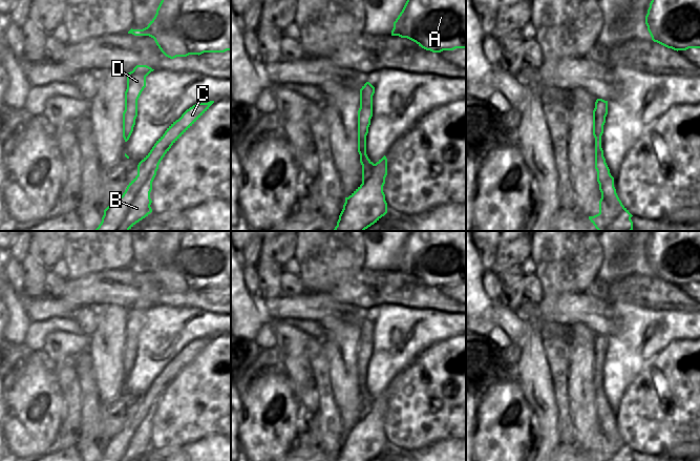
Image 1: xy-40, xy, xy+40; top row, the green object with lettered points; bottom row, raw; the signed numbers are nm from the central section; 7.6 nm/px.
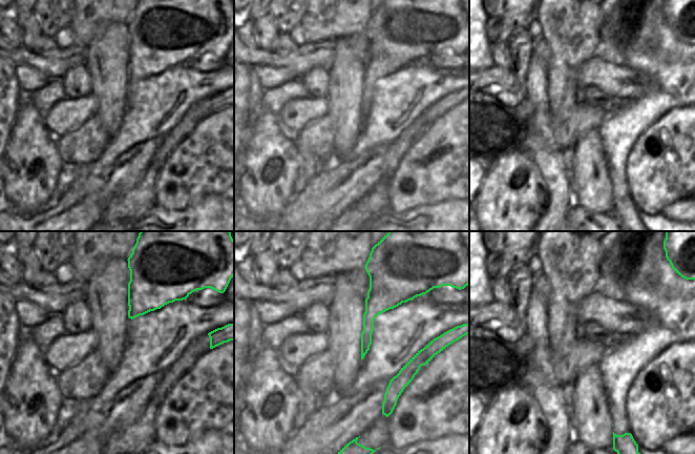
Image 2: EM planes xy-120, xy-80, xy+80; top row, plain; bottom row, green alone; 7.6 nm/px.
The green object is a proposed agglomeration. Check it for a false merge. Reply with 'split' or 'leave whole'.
split

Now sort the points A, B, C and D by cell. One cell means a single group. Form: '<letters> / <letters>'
A D / B C

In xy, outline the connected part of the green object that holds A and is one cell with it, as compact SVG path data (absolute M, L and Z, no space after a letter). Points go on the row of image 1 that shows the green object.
M407 0L394 22L391 36L407 38L432 53L466 48L466 0Z

